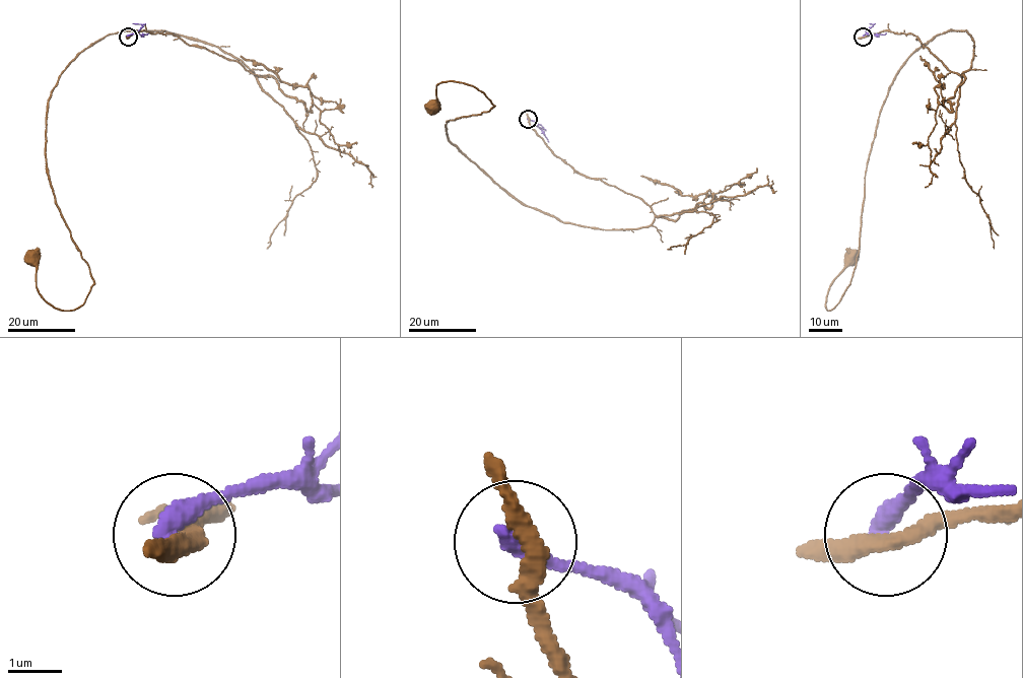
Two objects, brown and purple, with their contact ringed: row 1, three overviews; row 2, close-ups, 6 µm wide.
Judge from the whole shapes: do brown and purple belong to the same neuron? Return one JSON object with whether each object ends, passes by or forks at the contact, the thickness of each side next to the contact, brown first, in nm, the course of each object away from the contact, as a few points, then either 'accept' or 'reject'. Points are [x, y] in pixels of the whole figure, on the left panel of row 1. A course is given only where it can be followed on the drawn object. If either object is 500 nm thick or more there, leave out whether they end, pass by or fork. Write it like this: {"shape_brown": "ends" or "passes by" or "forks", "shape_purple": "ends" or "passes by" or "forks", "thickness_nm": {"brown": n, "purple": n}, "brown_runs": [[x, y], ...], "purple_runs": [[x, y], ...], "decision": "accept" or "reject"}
{"shape_brown": "passes by", "shape_purple": "ends", "thickness_nm": {"brown": 320, "purple": 400}, "brown_runs": [[127, 37], [254, 74], [160, 31], [87, 47], [45, 156], [85, 301], [53, 308], [33, 257]], "purple_runs": [[127, 37], [148, 34]], "decision": "reject"}

